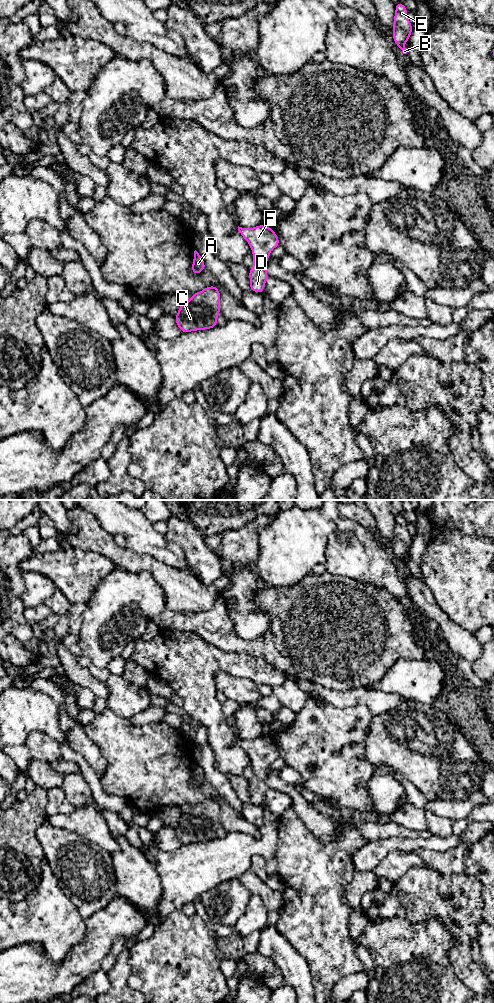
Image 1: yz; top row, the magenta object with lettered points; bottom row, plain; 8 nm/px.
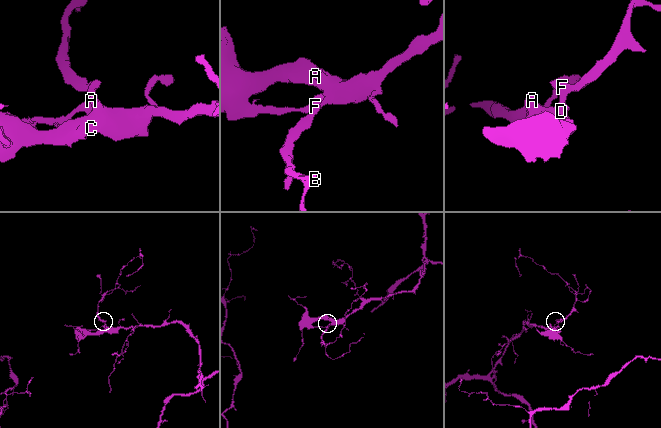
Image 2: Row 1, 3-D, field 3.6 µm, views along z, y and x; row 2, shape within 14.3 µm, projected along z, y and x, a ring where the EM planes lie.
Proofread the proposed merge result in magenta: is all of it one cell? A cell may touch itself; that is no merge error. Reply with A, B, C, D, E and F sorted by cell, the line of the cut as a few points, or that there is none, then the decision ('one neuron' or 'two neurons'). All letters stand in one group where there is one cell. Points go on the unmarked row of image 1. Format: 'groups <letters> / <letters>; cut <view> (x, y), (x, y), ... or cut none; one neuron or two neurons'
groups A B C D E F; cut none; one neuron

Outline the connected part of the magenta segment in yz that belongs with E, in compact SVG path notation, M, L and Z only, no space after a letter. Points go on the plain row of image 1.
M401 515L396 516L394 534L393 534L393 551L403 566L407 566L404 556L410 551L413 539L407 528L407 520Z

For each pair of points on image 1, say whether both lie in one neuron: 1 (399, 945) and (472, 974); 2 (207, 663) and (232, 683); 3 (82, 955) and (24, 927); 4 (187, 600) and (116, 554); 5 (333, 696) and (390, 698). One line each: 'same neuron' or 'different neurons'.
1: different neurons
2: different neurons
3: different neurons
4: same neuron
5: same neuron

